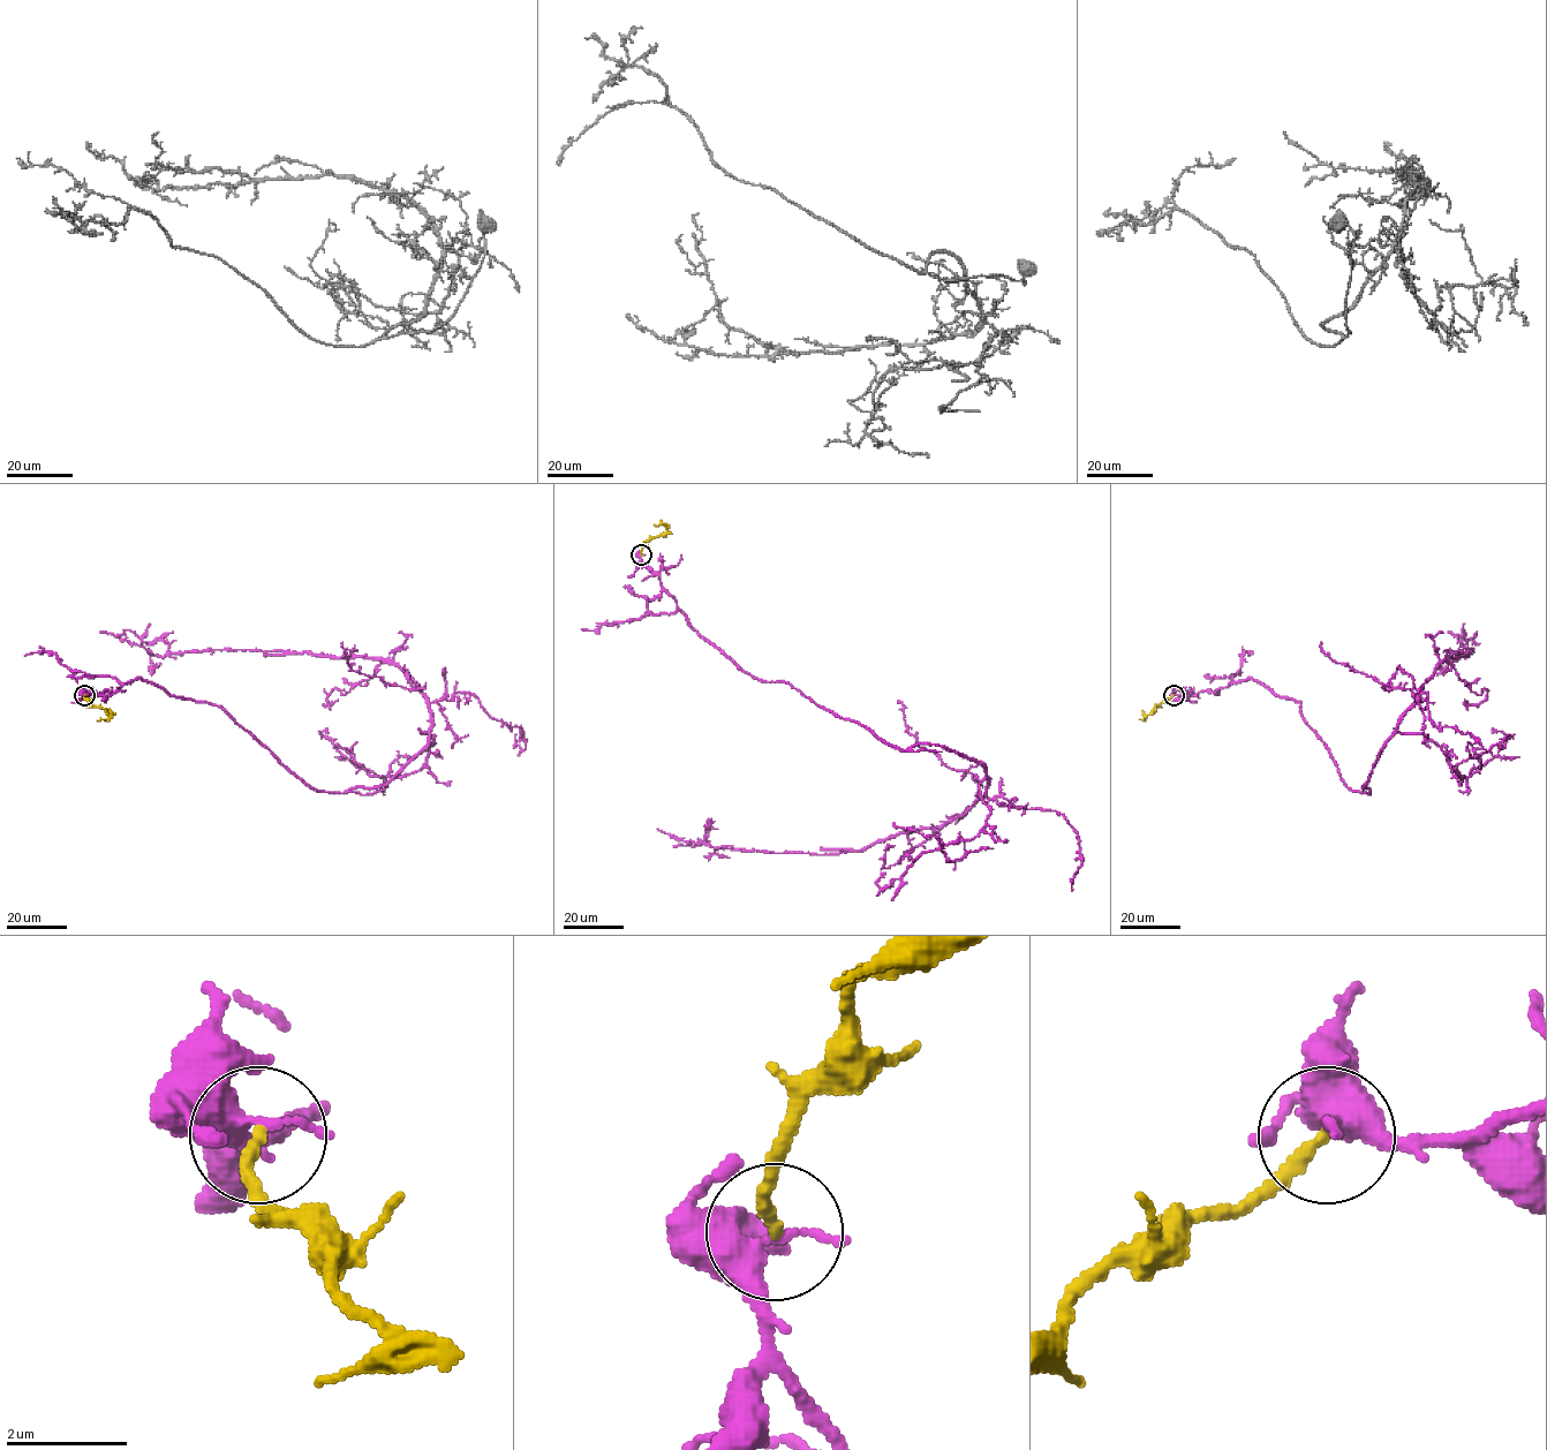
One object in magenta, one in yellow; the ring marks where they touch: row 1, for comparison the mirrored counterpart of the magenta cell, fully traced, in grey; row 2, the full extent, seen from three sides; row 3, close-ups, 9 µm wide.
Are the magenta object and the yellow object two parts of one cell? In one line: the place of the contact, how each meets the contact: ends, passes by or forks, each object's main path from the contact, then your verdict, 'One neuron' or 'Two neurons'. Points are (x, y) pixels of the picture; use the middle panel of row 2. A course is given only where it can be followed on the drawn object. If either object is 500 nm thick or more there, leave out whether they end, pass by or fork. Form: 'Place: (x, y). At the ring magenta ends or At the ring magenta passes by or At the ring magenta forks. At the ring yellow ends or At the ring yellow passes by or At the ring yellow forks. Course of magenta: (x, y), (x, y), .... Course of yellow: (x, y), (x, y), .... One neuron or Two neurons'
Place: (641, 554). At the ring magenta forks. At the ring yellow ends. Course of magenta: (641, 554), (740, 669), (903, 750), (973, 759), (988, 778), (943, 824), (837, 853), (657, 829). Course of yellow: (641, 554), (644, 542), (669, 534), (665, 523), (654, 525). Two neurons

